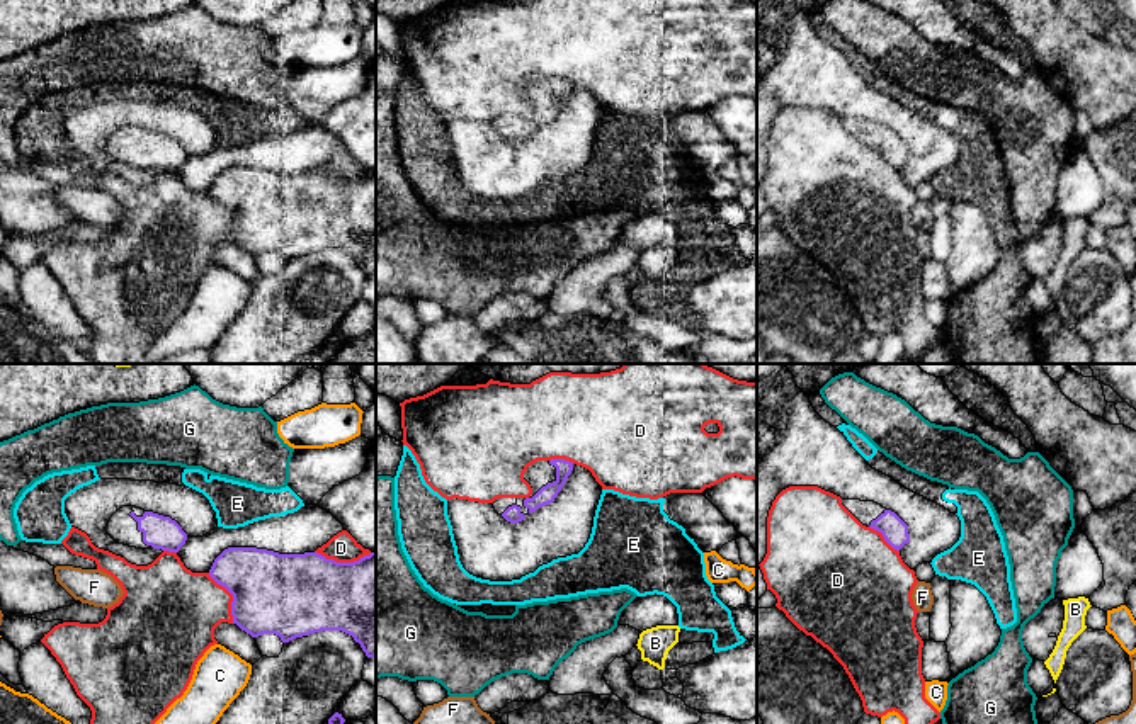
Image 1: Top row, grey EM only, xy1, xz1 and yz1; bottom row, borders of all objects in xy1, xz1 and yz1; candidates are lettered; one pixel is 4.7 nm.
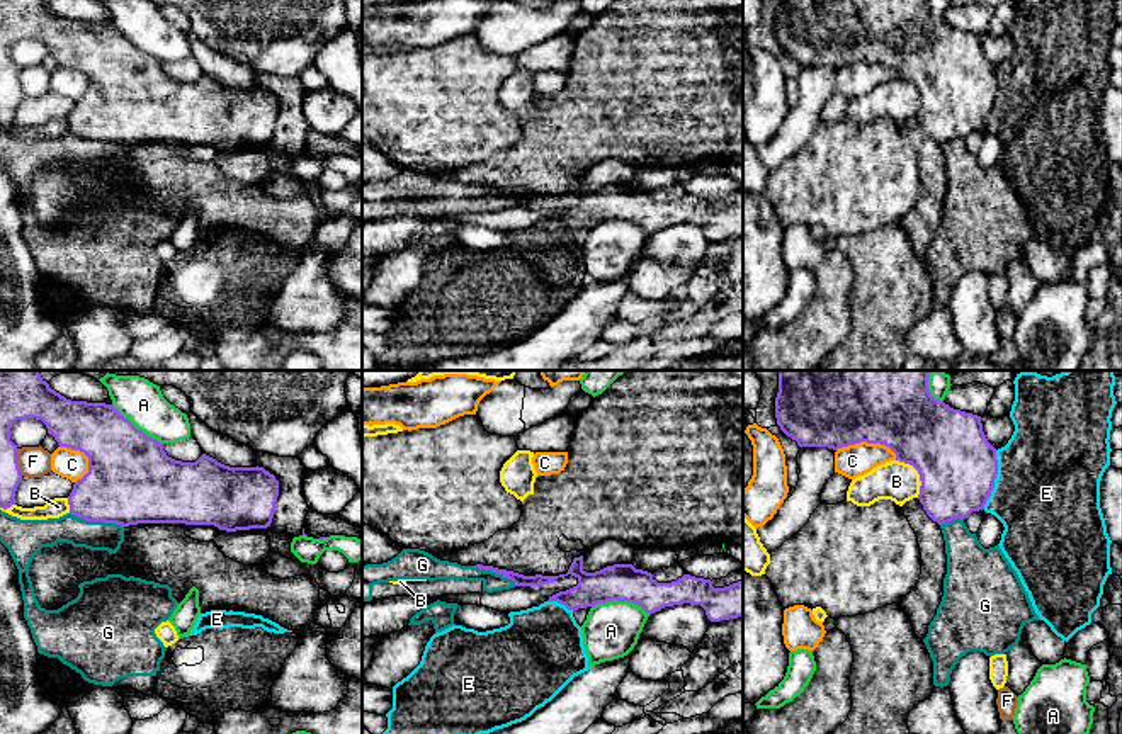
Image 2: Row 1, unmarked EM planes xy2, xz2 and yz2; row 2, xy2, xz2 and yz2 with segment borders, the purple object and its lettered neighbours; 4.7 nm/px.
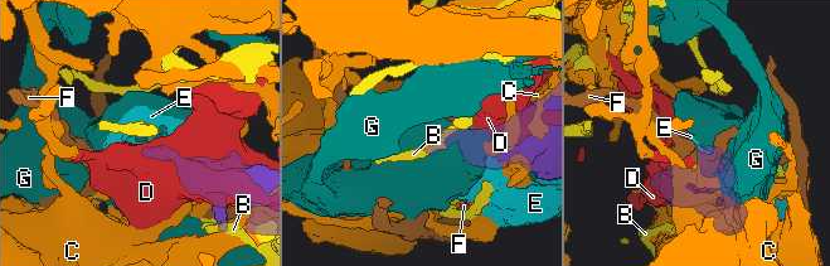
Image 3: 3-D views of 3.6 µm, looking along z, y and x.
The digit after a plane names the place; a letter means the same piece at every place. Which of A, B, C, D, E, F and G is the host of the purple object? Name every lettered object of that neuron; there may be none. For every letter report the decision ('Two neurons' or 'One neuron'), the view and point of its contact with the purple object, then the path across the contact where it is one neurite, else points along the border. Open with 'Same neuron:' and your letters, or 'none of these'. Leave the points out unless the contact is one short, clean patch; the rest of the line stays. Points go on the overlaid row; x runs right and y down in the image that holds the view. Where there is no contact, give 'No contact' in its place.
Same neuron: none of these
A: Two neurons. Touches purple at xz2 (621, 600)
B: Two neurons. Touches purple at yz2 (918, 473)
C: Two neurons. Touches purple at yz2 (869, 442)
D: Two neurons. Touches purple at xy1 (344, 563)
E: Two neurons. Touches purple at yz2 (995, 478)
F: Two neurons. Touches purple at xy2 (17, 462)
G: Two neurons. Touches purple at xy2 (97, 520)

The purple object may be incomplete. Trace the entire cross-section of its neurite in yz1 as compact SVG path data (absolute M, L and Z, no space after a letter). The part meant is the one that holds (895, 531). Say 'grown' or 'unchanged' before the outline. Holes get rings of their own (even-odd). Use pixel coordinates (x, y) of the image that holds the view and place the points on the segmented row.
grown | M842 500L842 505L866 527L883 534L884 540L896 551L910 542L908 525L891 510L874 501Z

